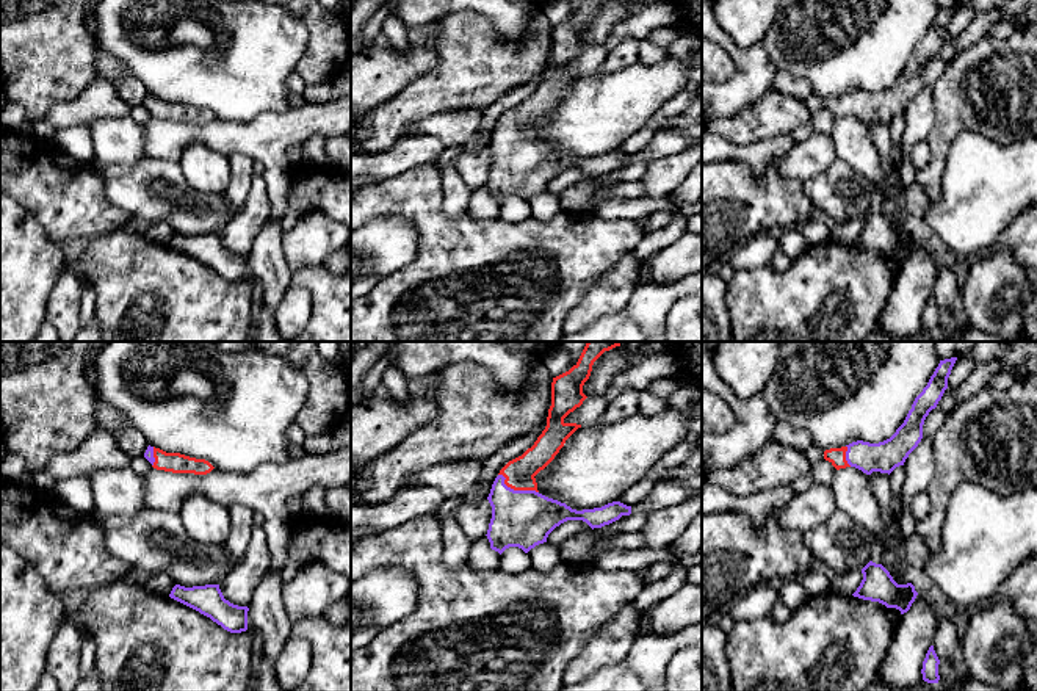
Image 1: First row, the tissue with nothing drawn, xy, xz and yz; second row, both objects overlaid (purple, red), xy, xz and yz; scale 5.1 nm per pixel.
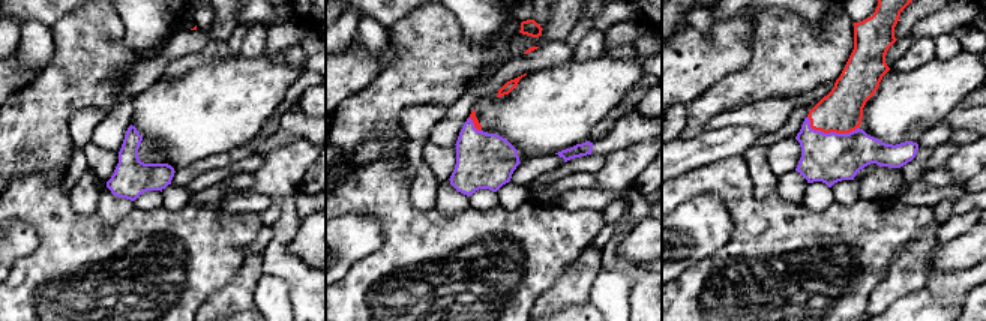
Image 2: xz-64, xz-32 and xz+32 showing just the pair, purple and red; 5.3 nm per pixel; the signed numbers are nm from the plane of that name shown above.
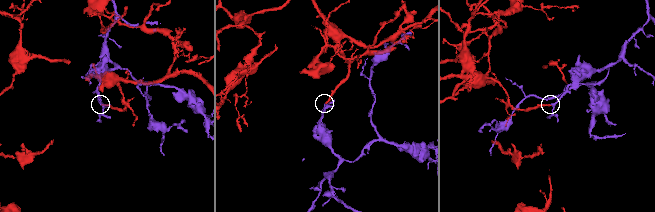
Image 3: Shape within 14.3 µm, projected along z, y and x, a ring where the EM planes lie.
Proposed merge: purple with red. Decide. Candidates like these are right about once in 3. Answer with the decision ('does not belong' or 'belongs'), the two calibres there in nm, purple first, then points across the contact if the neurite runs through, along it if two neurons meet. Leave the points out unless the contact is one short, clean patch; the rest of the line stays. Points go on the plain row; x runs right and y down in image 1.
belongs; calibres 300 and 150 nm; way xz (523, 168), (516, 152), (516, 140), (516, 127), (520, 121)

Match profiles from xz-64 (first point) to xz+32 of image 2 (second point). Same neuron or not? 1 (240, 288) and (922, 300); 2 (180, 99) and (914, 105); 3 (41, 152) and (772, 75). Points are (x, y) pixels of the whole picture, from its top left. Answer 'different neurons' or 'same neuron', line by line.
1: different neurons
2: same neuron
3: same neuron

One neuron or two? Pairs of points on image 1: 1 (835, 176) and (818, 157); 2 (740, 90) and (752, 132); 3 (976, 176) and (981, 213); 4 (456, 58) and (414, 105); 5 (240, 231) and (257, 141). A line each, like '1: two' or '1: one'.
1: two
2: two
3: one
4: one
5: two

